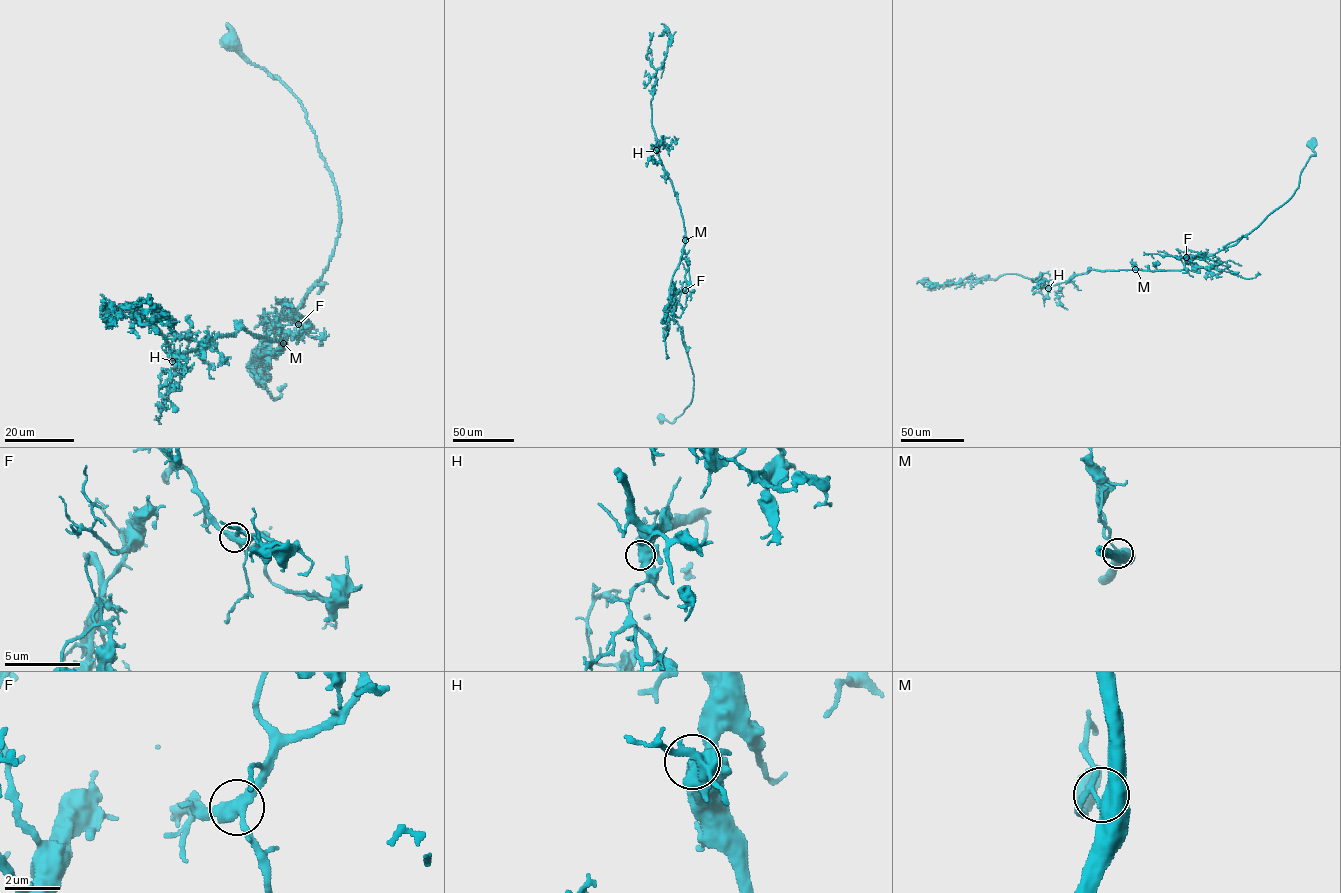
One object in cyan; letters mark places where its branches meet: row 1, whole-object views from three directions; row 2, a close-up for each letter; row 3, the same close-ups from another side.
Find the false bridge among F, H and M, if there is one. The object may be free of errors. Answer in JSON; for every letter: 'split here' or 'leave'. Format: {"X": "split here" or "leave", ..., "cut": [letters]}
{"F": "leave", "H": "leave", "M": "leave", "cut": []}

